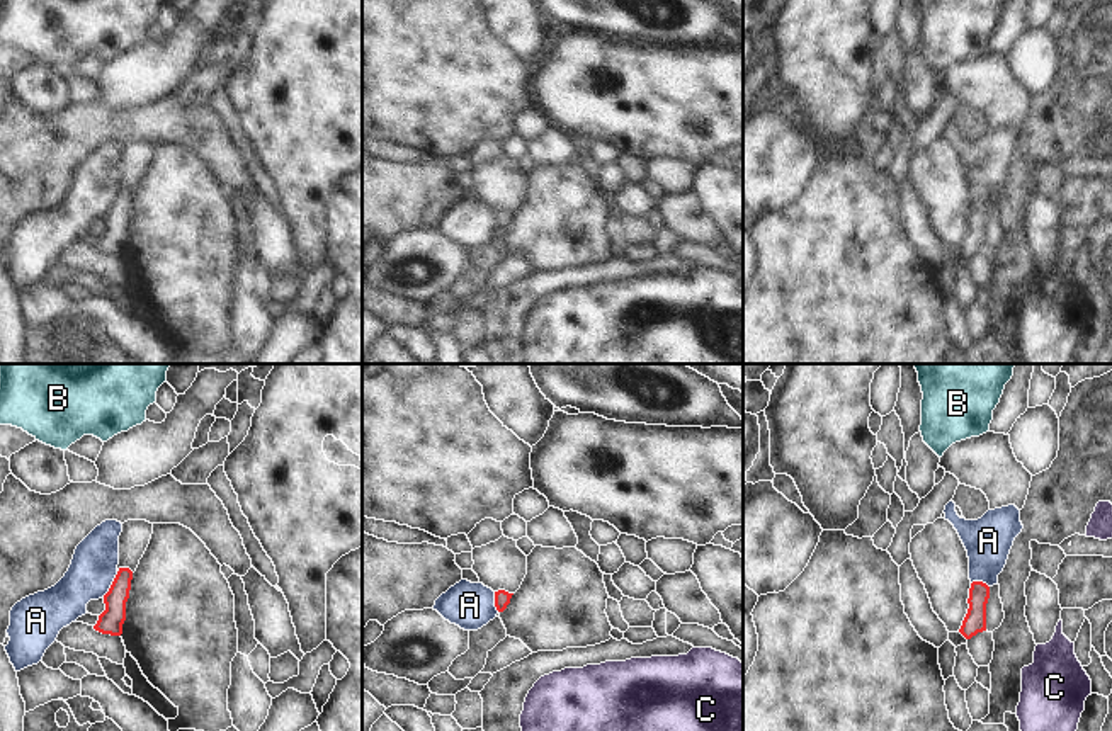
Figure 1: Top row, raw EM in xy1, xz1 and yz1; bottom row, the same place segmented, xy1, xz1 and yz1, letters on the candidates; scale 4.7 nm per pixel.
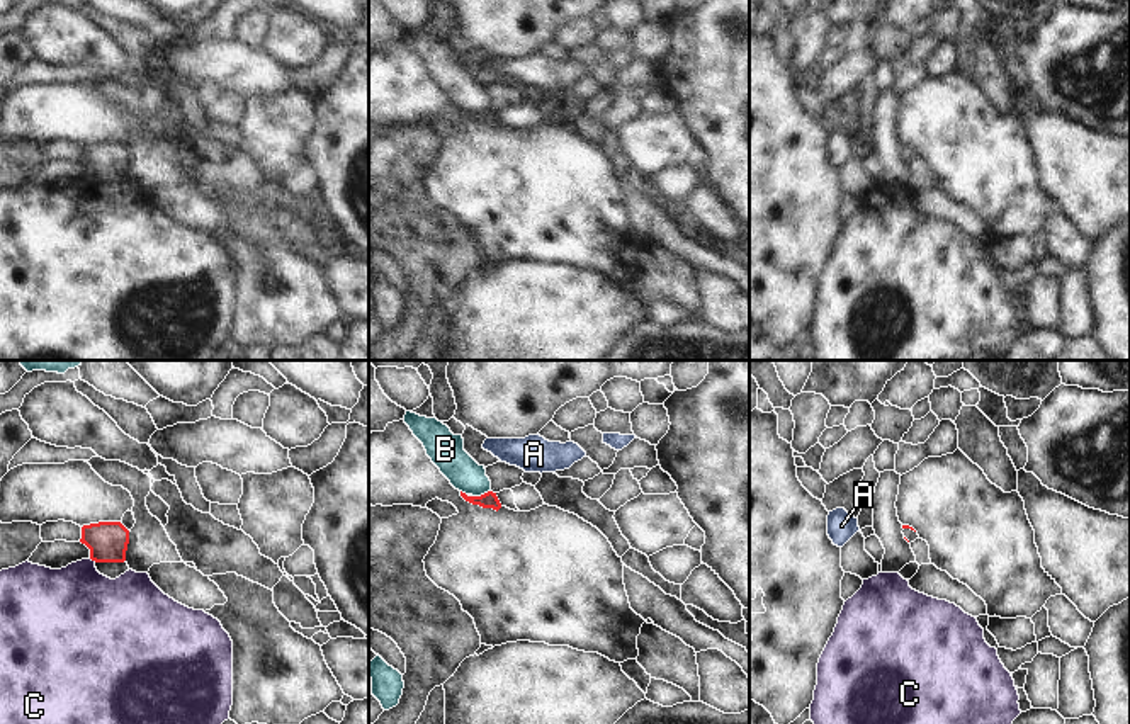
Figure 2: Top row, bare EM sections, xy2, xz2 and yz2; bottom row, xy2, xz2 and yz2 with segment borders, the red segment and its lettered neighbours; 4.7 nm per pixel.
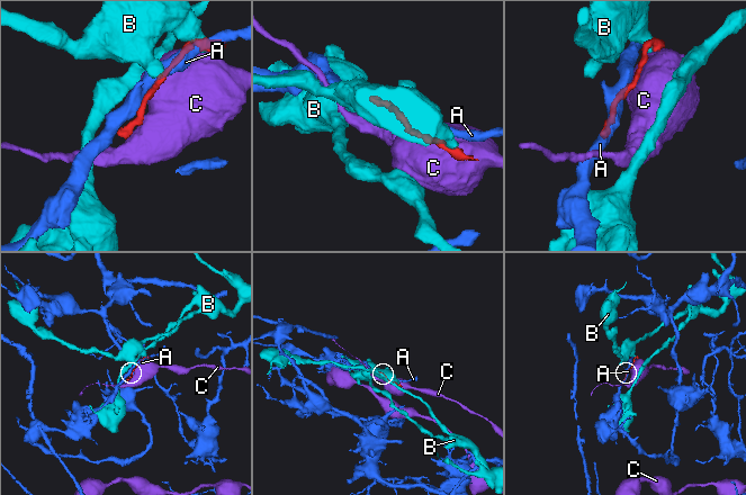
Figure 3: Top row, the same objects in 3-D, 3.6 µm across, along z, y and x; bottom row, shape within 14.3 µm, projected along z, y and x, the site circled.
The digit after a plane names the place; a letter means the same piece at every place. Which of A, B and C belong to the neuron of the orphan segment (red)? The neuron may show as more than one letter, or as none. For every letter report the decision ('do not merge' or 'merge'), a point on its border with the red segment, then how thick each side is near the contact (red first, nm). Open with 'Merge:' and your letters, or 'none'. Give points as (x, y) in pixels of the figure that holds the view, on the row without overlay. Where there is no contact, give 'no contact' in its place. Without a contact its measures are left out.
Merge: none
A: do not merge | xy1 (111, 204) | 120/220 nm
B: do not merge | xz2 (481, 114) | 80/160 nm
C: do not merge | xy2 (92, 179) | 190/420 nm

